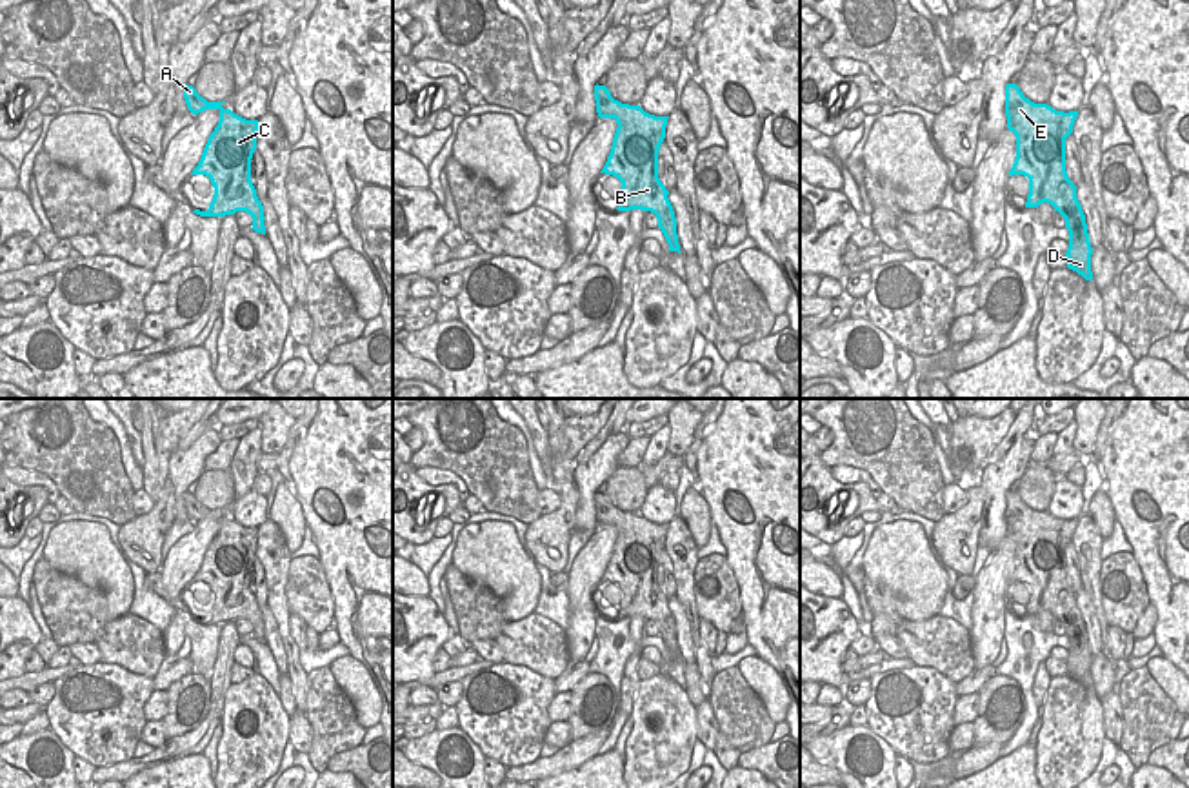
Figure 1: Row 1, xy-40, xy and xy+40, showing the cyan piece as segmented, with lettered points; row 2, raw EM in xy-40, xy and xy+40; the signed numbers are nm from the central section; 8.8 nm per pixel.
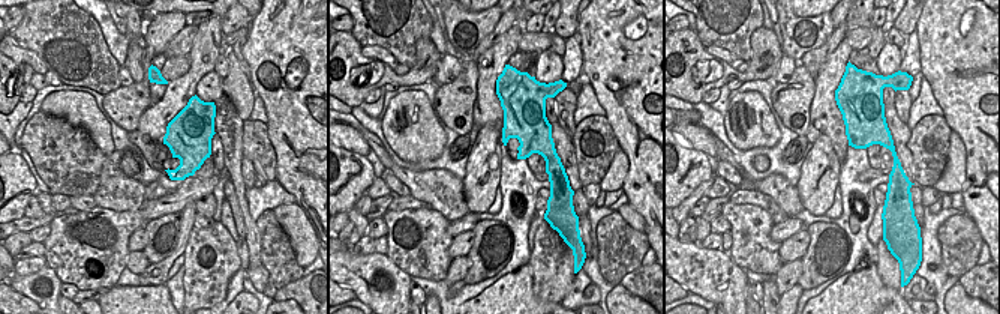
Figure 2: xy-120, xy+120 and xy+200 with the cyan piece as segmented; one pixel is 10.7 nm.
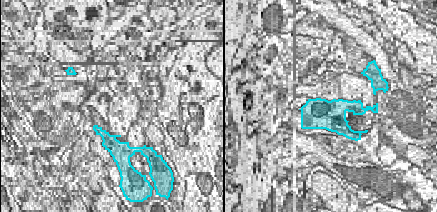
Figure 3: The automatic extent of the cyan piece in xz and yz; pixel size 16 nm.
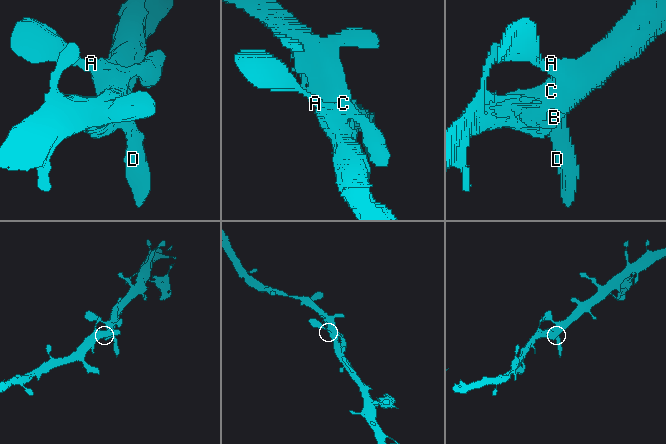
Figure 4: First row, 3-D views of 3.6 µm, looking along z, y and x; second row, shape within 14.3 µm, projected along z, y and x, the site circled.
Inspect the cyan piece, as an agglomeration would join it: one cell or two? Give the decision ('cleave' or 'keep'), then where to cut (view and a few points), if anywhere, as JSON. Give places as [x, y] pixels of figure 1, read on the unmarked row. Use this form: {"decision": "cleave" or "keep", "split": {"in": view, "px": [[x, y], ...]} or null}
{"decision": "keep", "split": null}

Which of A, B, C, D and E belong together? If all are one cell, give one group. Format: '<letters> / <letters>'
A B C D E

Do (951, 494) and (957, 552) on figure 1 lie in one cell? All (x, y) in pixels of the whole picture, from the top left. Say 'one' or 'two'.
two

